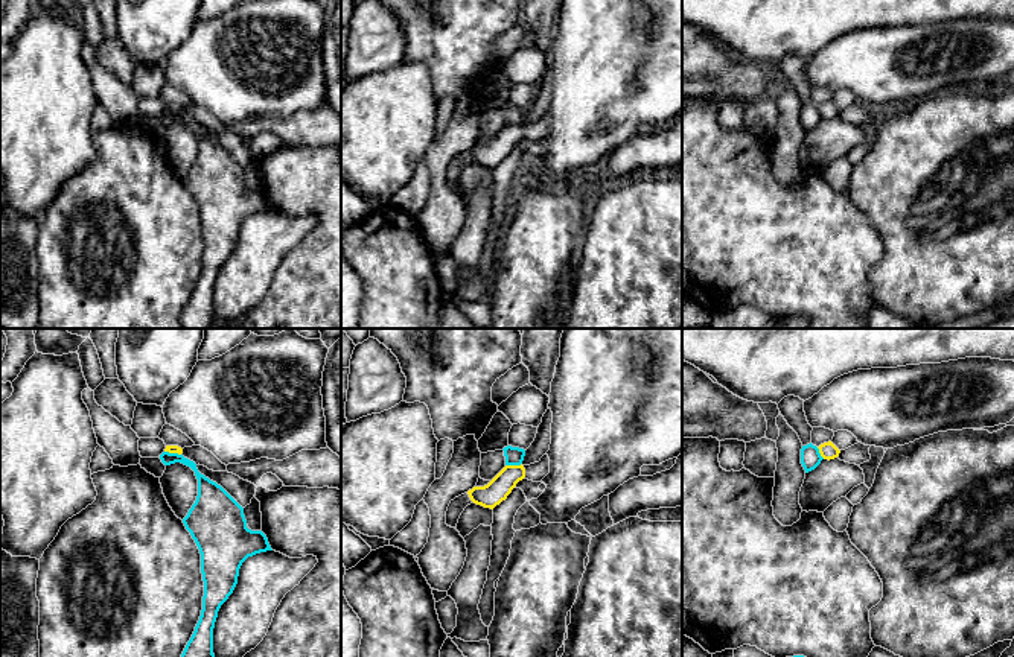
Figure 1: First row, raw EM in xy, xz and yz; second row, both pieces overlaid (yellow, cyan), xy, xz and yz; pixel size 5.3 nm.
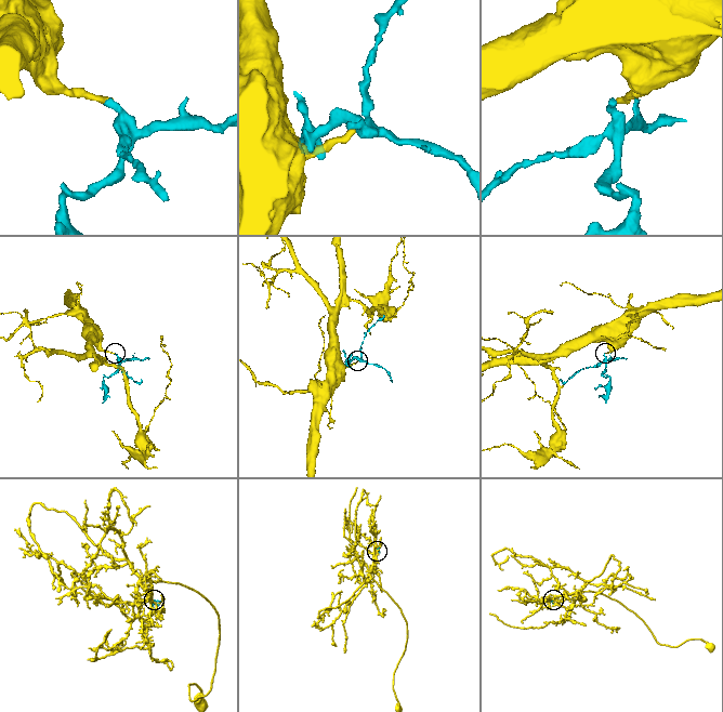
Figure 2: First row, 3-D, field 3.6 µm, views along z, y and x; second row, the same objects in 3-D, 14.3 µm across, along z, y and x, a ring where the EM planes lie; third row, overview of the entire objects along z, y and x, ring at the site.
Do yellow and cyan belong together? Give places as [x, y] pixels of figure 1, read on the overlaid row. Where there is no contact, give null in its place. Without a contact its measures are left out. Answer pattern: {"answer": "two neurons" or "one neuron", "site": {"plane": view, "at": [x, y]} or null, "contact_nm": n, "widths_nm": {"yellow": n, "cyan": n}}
{"answer": "two neurons", "site": {"plane": "xz", "at": [513, 466]}, "contact_nm": 90, "widths_nm": {"yellow": 120, "cyan": 100}}

